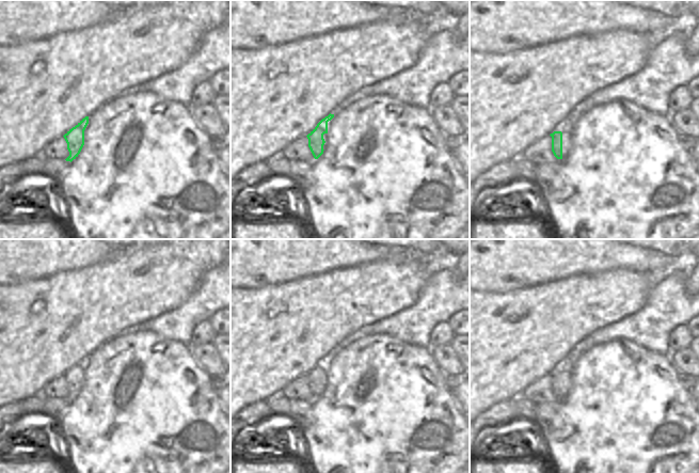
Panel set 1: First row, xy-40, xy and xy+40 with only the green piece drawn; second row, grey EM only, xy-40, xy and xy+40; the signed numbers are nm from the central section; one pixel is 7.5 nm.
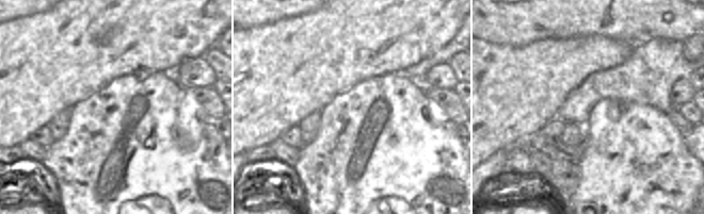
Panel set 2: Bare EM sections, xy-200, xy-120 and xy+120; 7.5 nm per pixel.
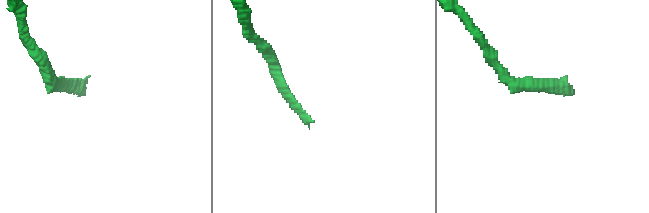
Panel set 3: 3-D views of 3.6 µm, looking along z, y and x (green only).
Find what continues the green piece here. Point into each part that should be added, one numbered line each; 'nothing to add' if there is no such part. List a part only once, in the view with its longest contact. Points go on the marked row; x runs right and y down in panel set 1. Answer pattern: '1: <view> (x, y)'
1: xy+40 (566, 131)

